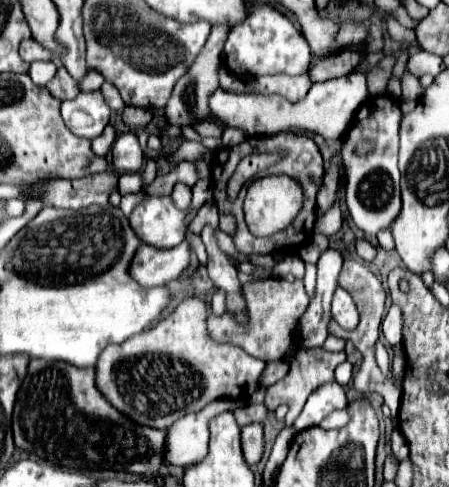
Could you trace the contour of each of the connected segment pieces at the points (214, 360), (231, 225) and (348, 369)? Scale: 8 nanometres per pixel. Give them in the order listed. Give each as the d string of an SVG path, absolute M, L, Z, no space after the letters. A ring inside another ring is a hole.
M188 297L156 327L130 337L124 341L124 345L110 345L104 349L104 353L100 353L100 361L96 363L96 385L100 385L104 397L108 397L108 401L112 401L112 405L116 405L116 409L120 409L124 415L132 417L132 421L154 429L168 429L176 419L188 415L190 411L200 411L216 399L250 401L260 387L260 375L266 369L266 363L250 357L238 345L212 339L206 317L206 303L198 297Z
M220 213L220 229L232 237L236 233L236 217L232 213Z
M344 361L336 367L336 381L340 385L346 385L350 379L352 379L352 365L348 361Z

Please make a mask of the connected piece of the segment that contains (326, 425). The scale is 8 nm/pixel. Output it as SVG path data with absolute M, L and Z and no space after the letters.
M342 409L342 411L330 413L330 415L320 423L320 427L322 427L322 429L340 429L340 427L344 427L344 425L348 423L348 419L350 419L350 415L346 413L346 409Z

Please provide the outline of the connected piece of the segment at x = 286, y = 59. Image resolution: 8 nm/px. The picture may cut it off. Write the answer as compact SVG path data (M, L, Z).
M250 3L246 19L234 25L226 39L224 59L222 63L236 75L306 75L312 53L286 15L268 3Z

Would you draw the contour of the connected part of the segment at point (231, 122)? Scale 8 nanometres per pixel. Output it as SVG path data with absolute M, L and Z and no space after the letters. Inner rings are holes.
M354 71L346 77L328 79L324 83L314 83L308 91L308 95L298 103L288 103L282 97L252 97L252 95L234 95L216 91L212 95L212 113L214 117L222 119L228 127L244 129L248 135L274 135L280 131L288 131L290 127L302 127L314 133L320 133L328 139L340 139L344 137L348 125L352 123L352 117L356 109L368 99L368 87L366 87L366 71Z

